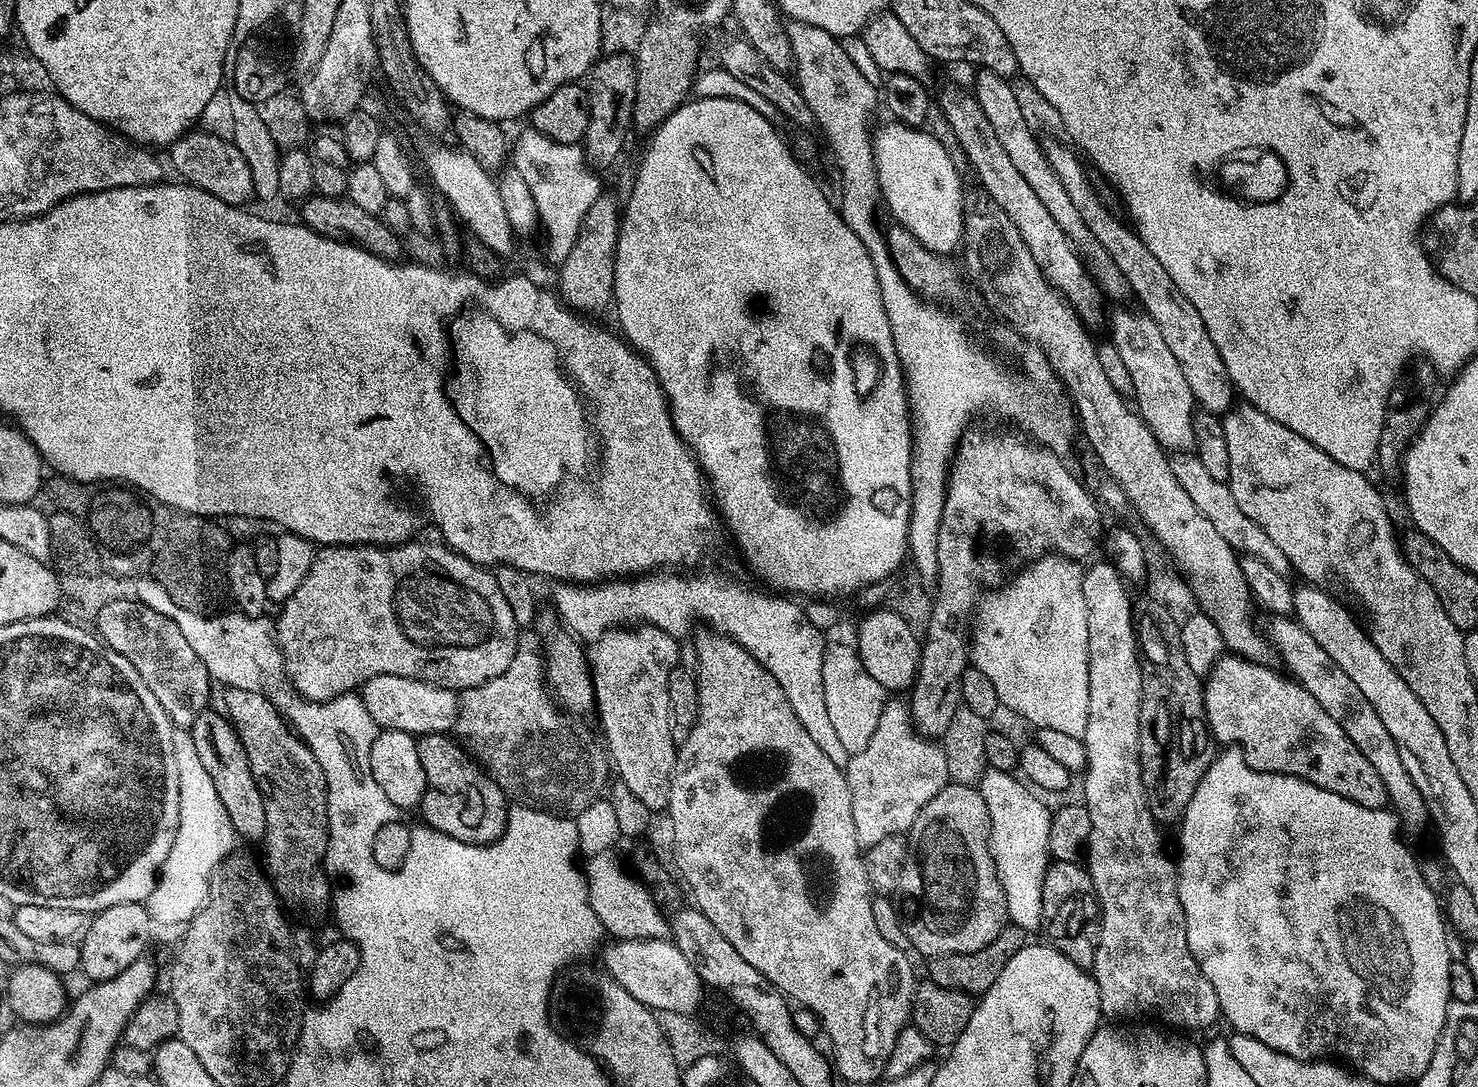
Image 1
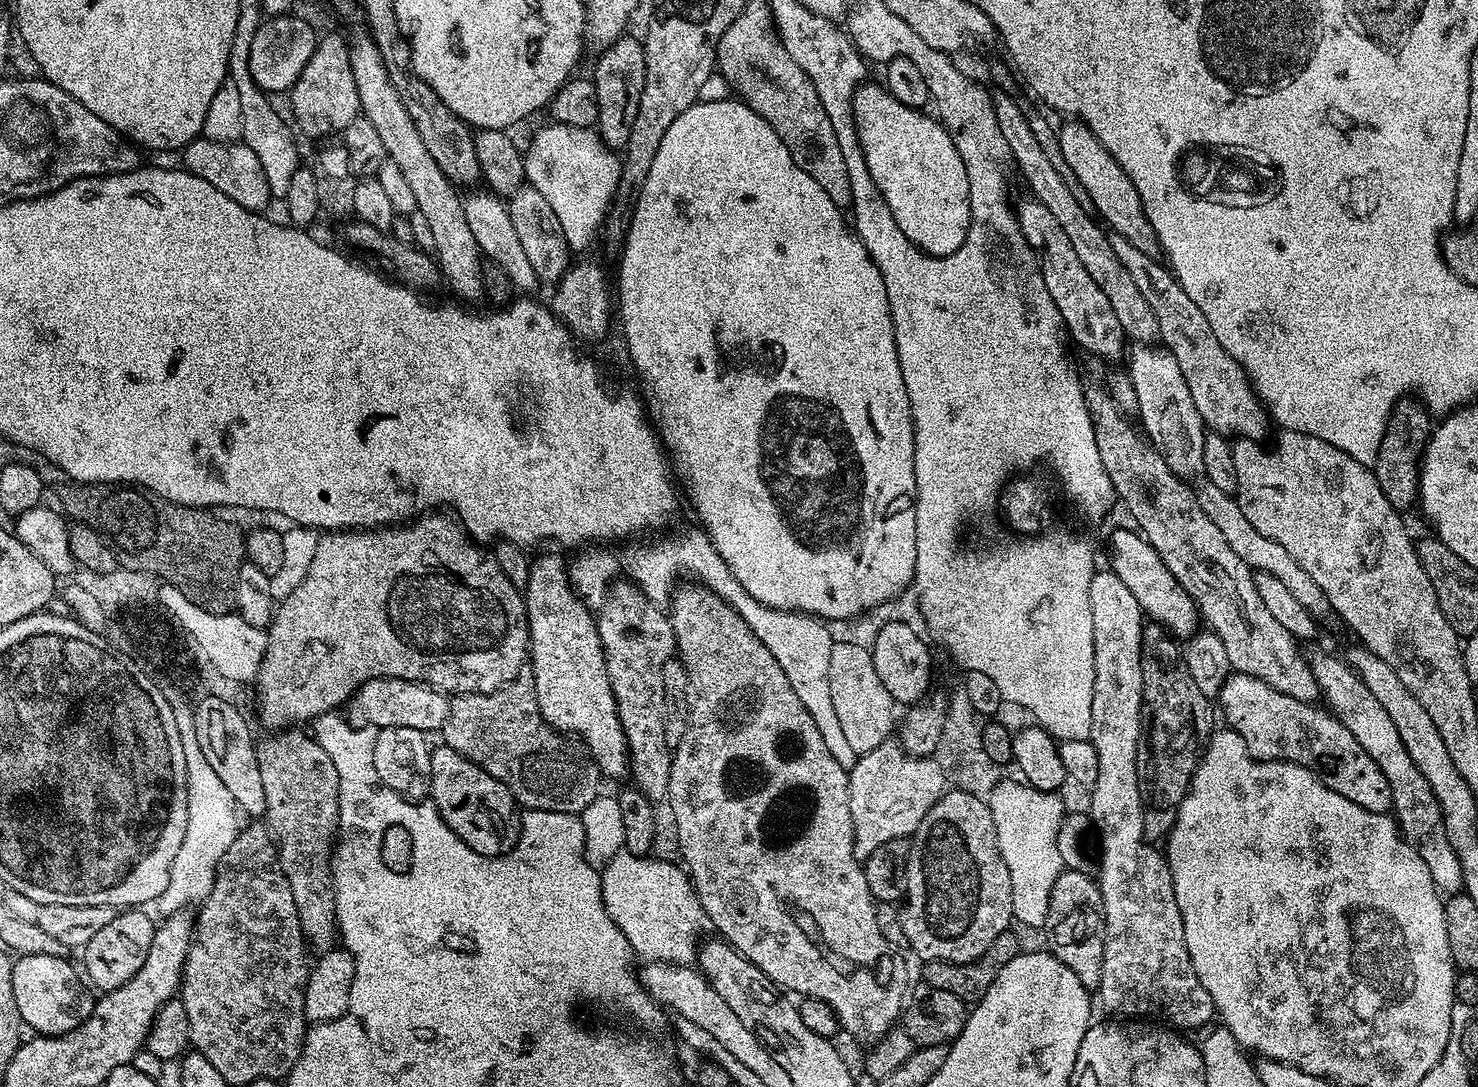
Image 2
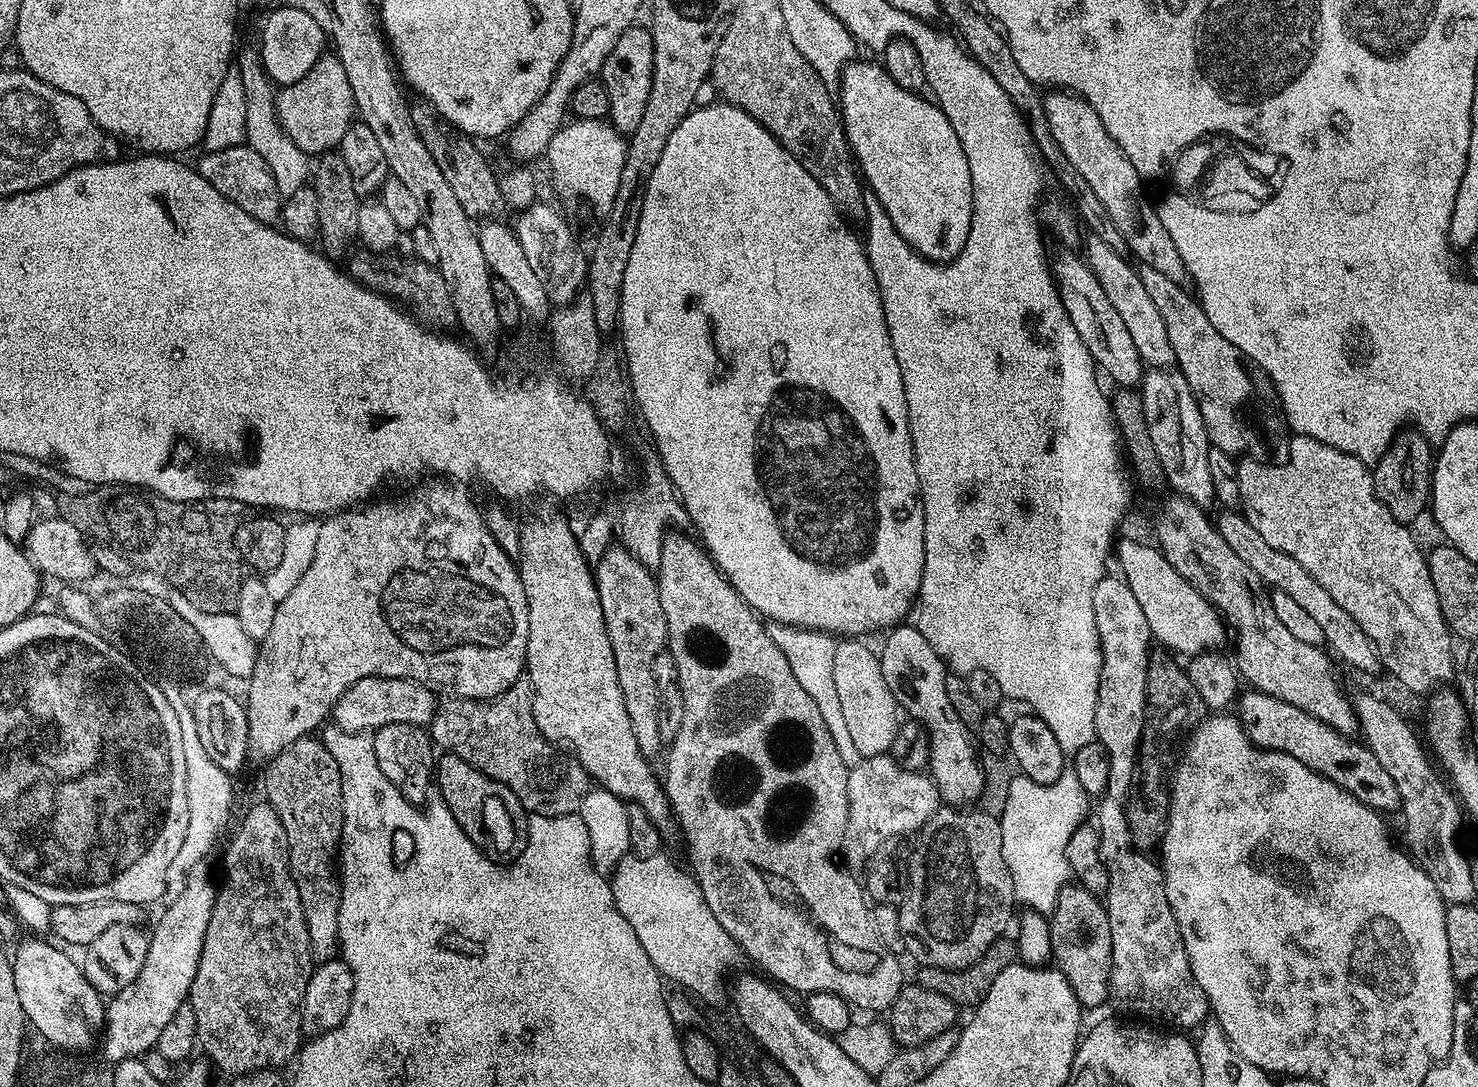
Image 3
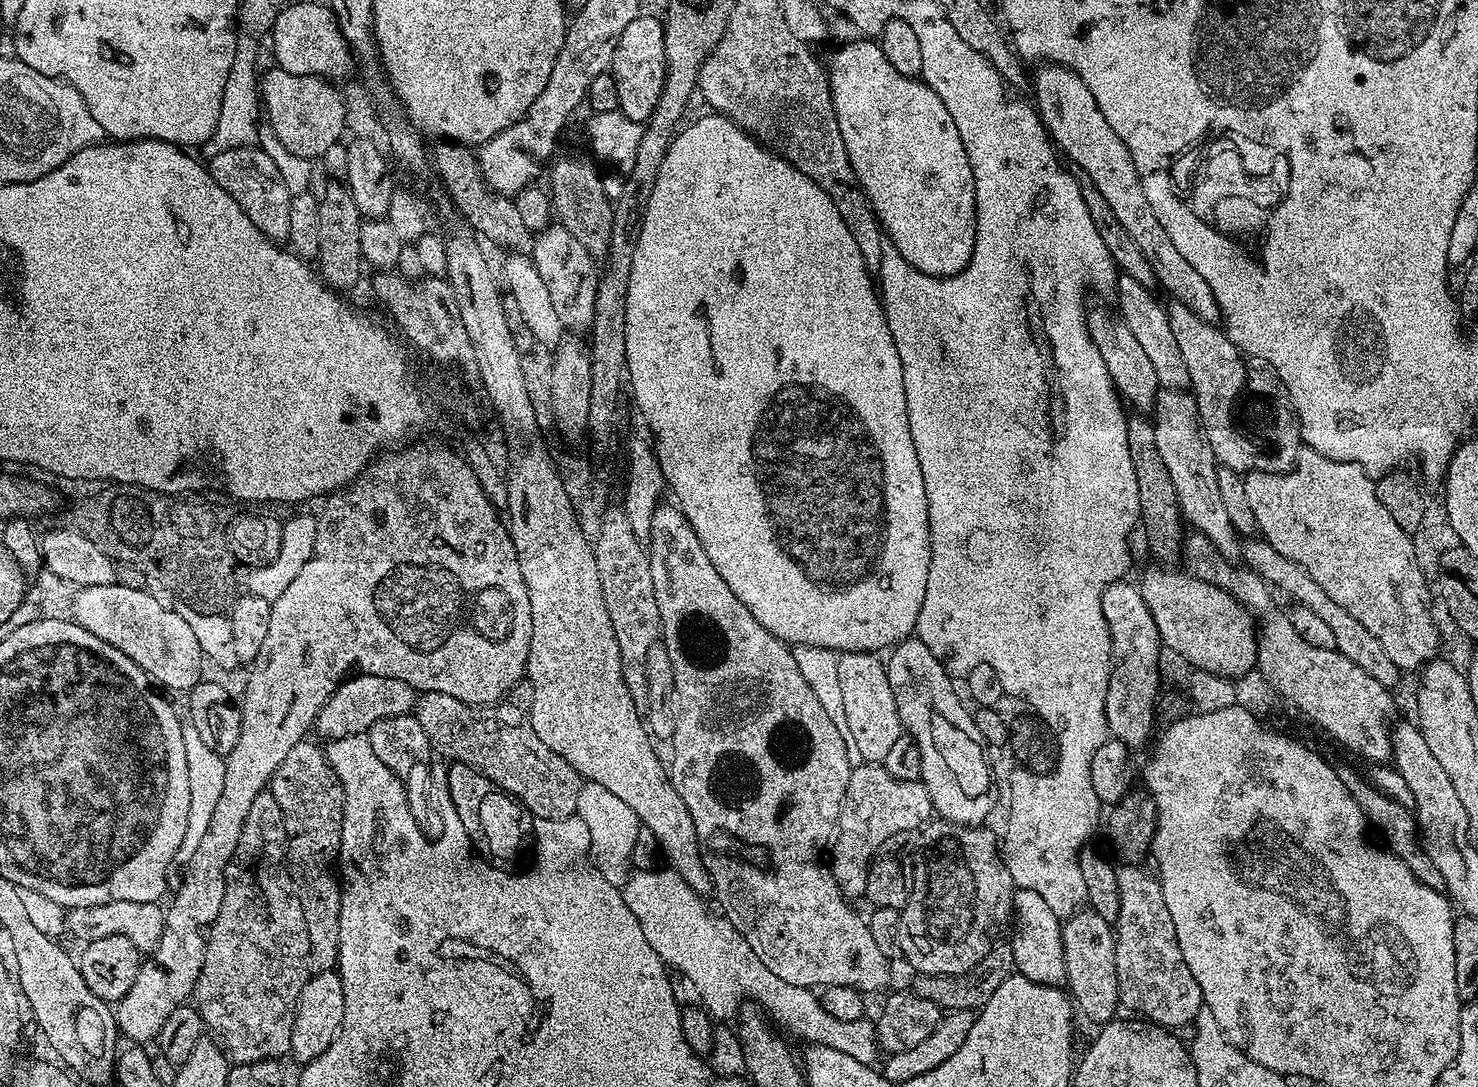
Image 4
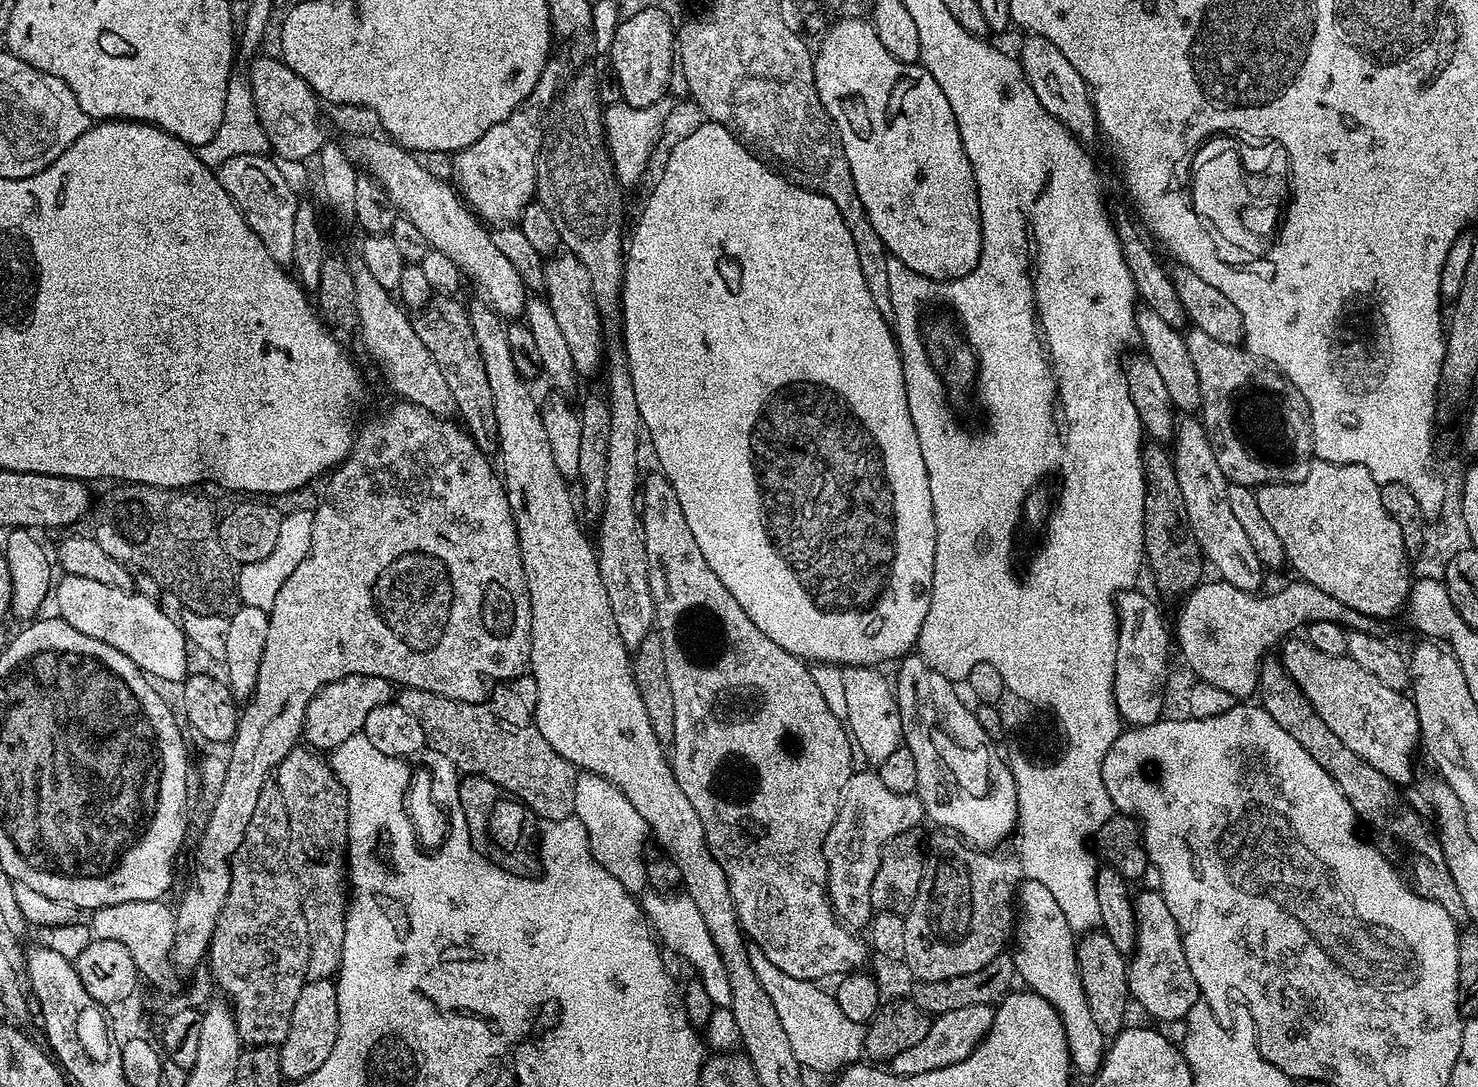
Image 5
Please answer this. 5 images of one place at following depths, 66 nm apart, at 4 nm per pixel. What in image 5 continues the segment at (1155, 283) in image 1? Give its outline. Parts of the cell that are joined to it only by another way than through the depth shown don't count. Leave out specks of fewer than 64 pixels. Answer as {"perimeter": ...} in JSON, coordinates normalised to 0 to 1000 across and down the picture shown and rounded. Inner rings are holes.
{"perimeter":[[[809,301],[804,305],[801,317],[811,340],[811,379],[828,439],[848,451],[855,445],[881,443],[889,422],[888,389],[881,362],[860,335],[841,319],[821,315]]]}

